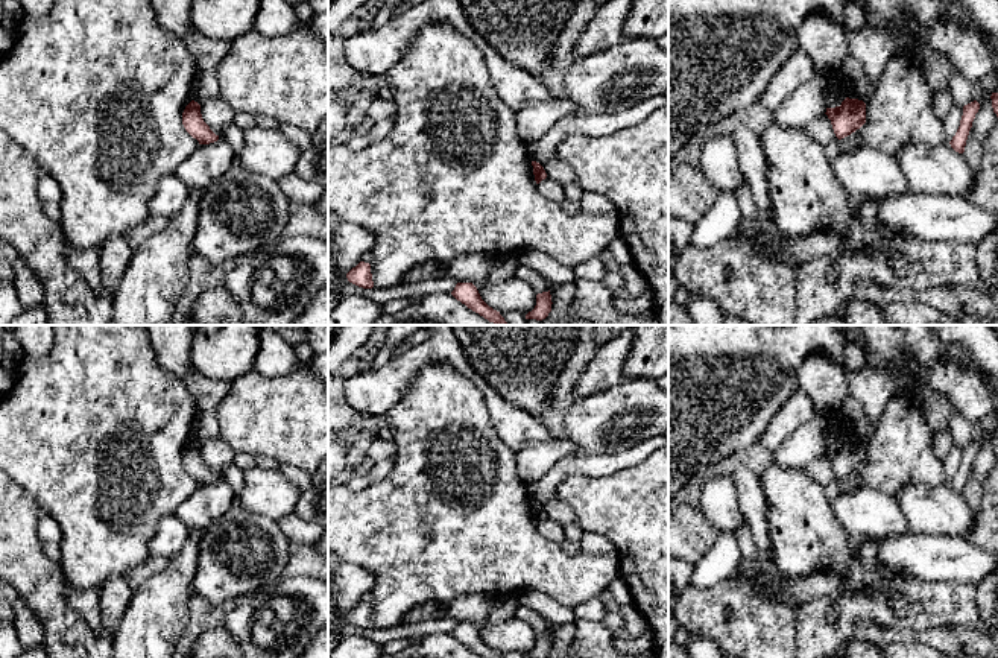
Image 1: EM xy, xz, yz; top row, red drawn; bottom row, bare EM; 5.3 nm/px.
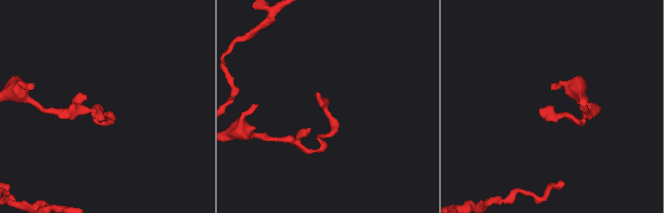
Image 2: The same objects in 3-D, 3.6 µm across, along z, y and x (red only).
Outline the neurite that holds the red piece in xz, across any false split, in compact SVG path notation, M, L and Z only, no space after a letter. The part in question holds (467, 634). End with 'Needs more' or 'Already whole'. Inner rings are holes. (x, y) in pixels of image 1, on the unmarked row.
M457 623L451 635L483 658L503 658L500 652L489 647L472 623Z. Already whole

